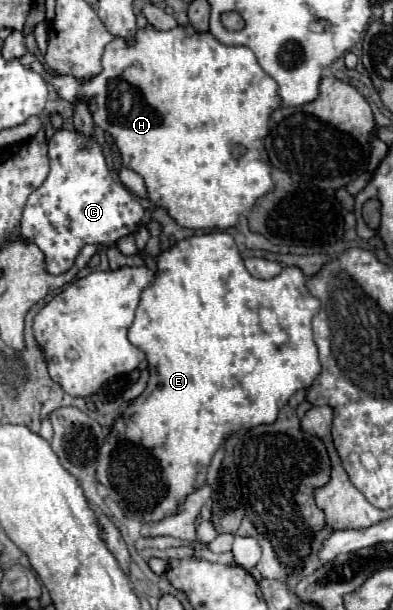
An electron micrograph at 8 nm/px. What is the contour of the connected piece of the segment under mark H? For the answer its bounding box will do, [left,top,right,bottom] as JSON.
[21,24,281,230]

